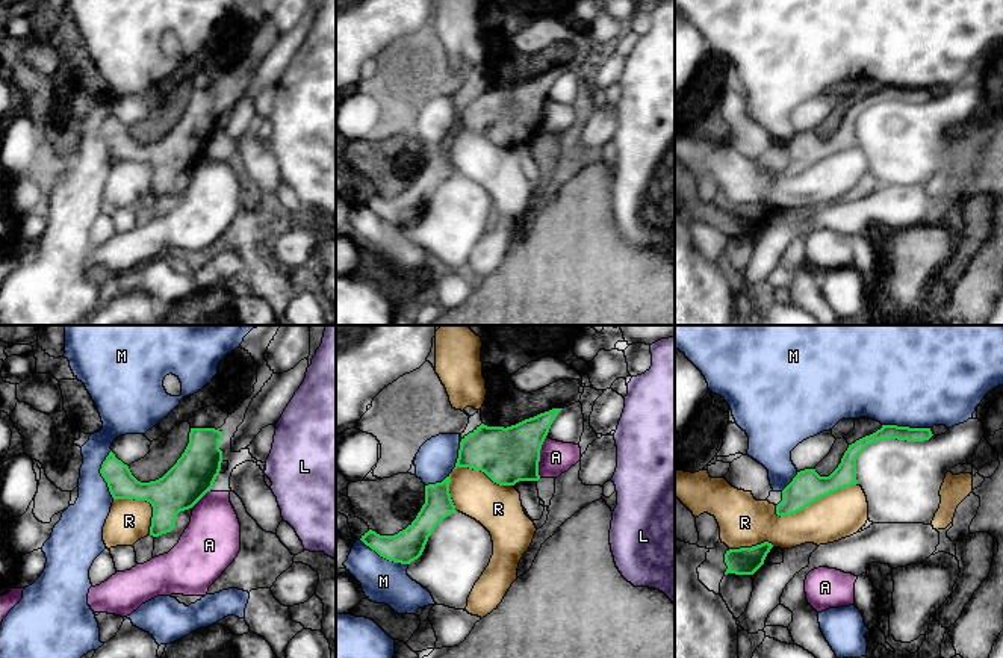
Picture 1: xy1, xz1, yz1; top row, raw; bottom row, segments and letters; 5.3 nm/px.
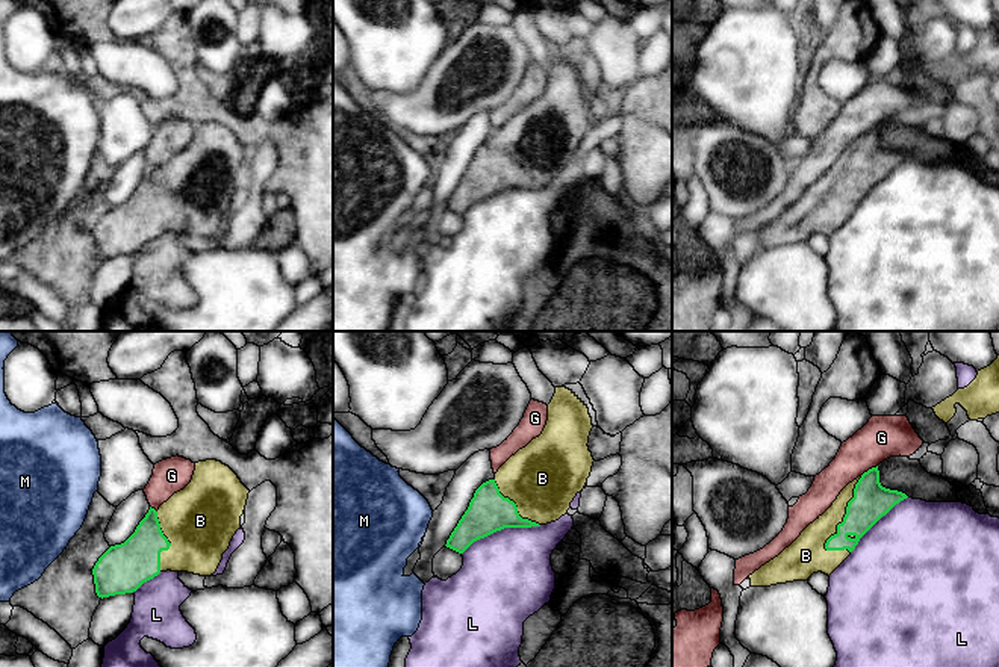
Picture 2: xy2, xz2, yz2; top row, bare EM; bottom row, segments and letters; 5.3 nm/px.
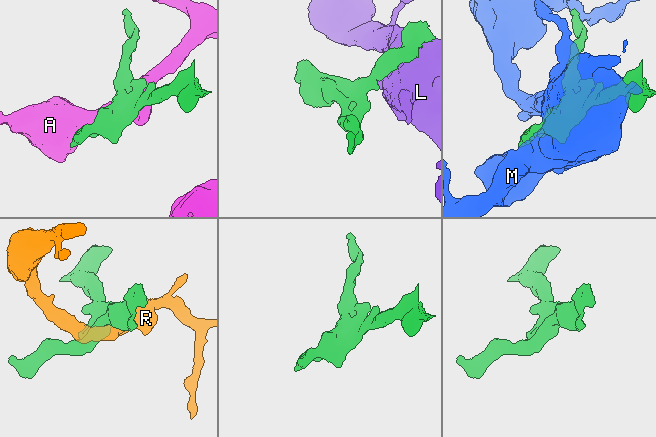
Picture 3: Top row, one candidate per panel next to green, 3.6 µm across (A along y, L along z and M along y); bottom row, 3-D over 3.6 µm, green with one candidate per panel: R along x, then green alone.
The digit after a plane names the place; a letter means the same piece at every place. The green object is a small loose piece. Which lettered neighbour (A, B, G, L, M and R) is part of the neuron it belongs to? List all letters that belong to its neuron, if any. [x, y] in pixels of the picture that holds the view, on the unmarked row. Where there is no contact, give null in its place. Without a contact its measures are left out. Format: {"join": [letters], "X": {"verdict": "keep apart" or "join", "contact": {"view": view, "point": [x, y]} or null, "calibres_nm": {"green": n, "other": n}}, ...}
{"join": ["B"], "A": {"verdict": "keep apart", "contact": {"view": "xz1", "point": [539, 118]}, "calibres_nm": {"green": 300, "other": 180}}, "B": {"verdict": "join", "contact": {"view": "yz2", "point": [845, 176]}, "calibres_nm": {"green": 200, "other": 160}}, "G": {"verdict": "keep apart", "contact": {"view": "yz2", "point": [869, 130]}, "calibres_nm": {"green": 200, "other": 220}}, "L": {"verdict": "keep apart", "contact": {"view": "xz2", "point": [501, 189]}, "calibres_nm": {"green": 220, "other": 460}}, "M": {"verdict": "keep apart", "contact": {"view": "xy1", "point": [100, 133]}, "calibres_nm": {"green": 150, "other": 190}}, "R": {"verdict": "keep apart", "contact": {"view": "yz1", "point": [816, 161]}, "calibres_nm": {"green": 170, "other": 240}}}

